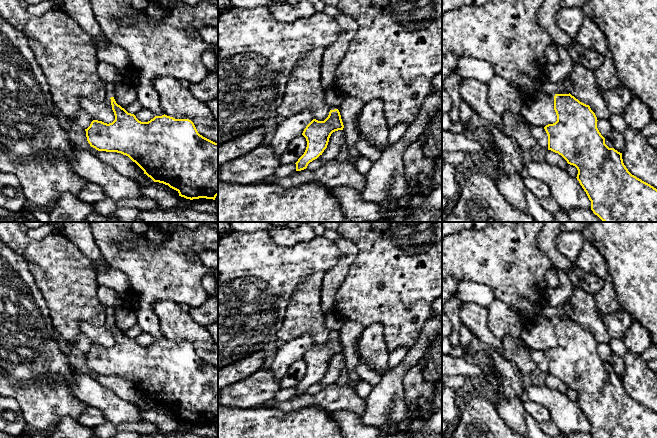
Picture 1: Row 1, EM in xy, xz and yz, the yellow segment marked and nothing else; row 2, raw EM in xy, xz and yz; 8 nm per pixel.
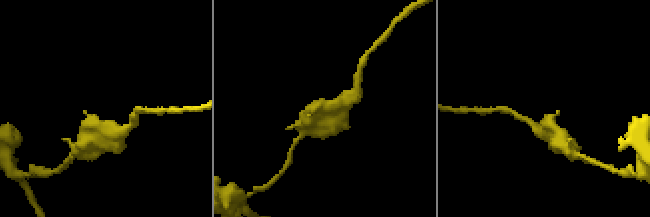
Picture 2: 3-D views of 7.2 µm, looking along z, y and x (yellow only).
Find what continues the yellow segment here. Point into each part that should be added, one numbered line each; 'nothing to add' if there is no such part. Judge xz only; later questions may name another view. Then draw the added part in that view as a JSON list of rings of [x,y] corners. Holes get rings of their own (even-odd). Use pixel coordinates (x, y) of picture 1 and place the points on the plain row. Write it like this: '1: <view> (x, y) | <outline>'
nothing to add

